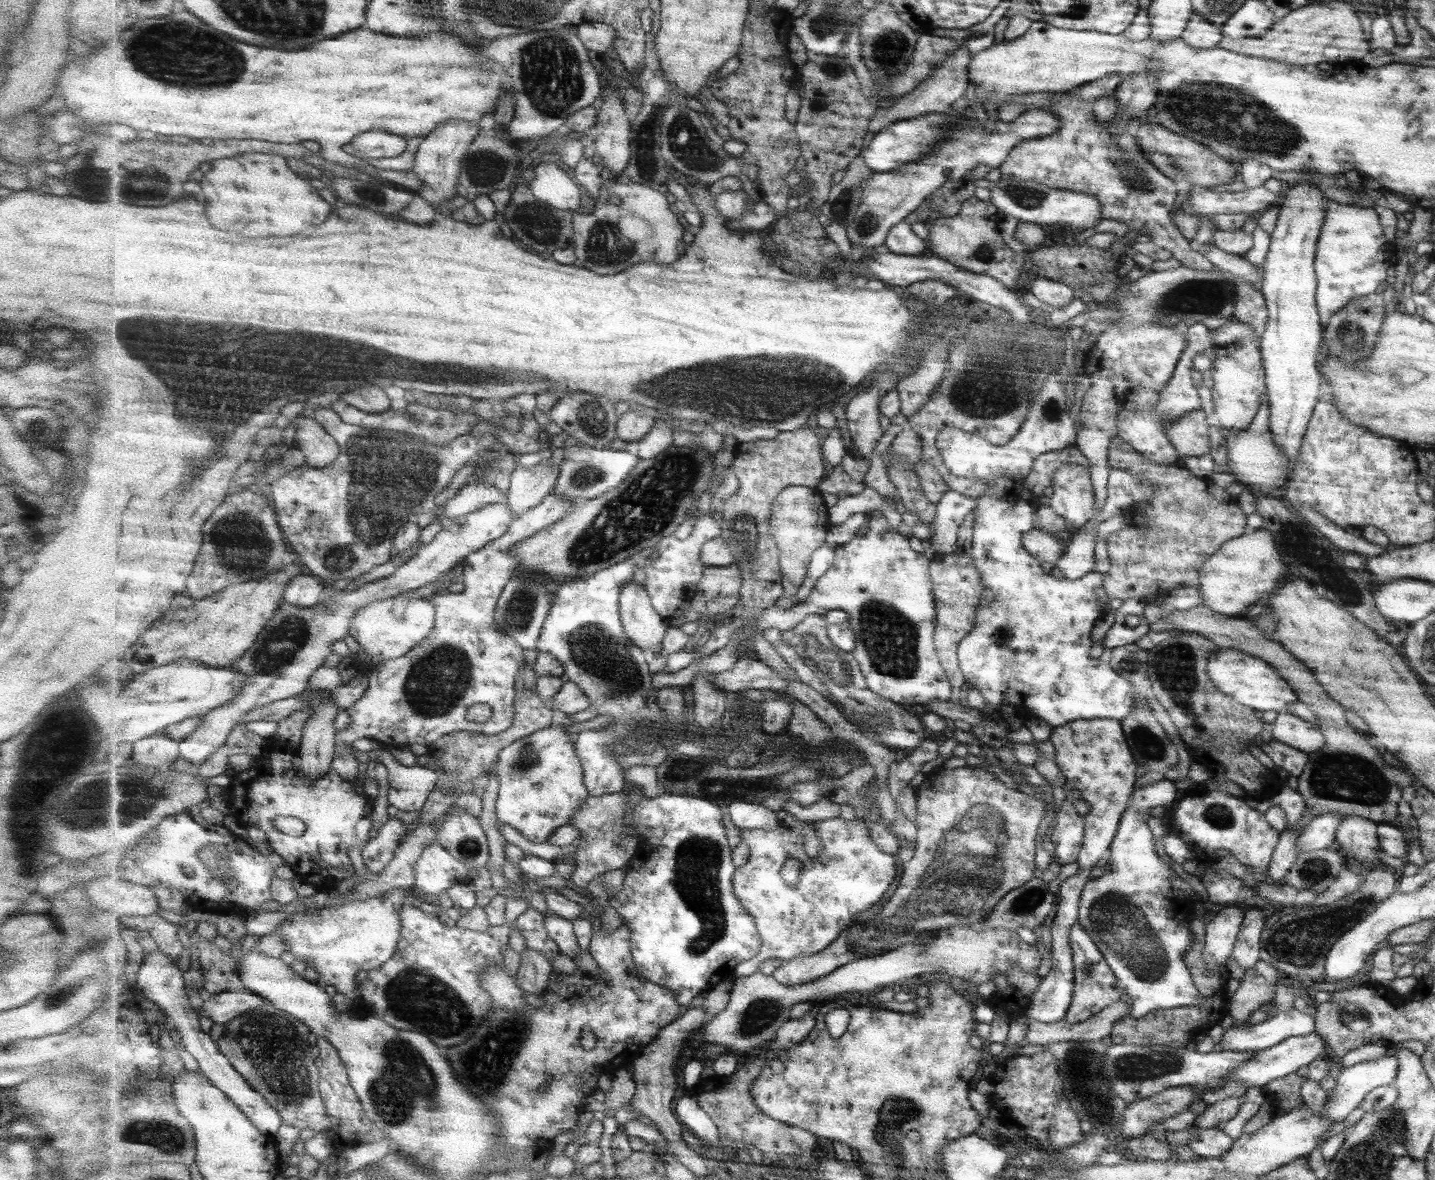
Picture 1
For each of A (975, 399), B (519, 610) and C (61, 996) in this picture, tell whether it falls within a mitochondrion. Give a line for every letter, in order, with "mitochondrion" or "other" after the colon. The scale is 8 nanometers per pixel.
A: mitochondrion
B: mitochondrion
C: mitochondrion

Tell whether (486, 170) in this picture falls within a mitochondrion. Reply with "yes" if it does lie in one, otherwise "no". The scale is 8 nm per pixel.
yes

